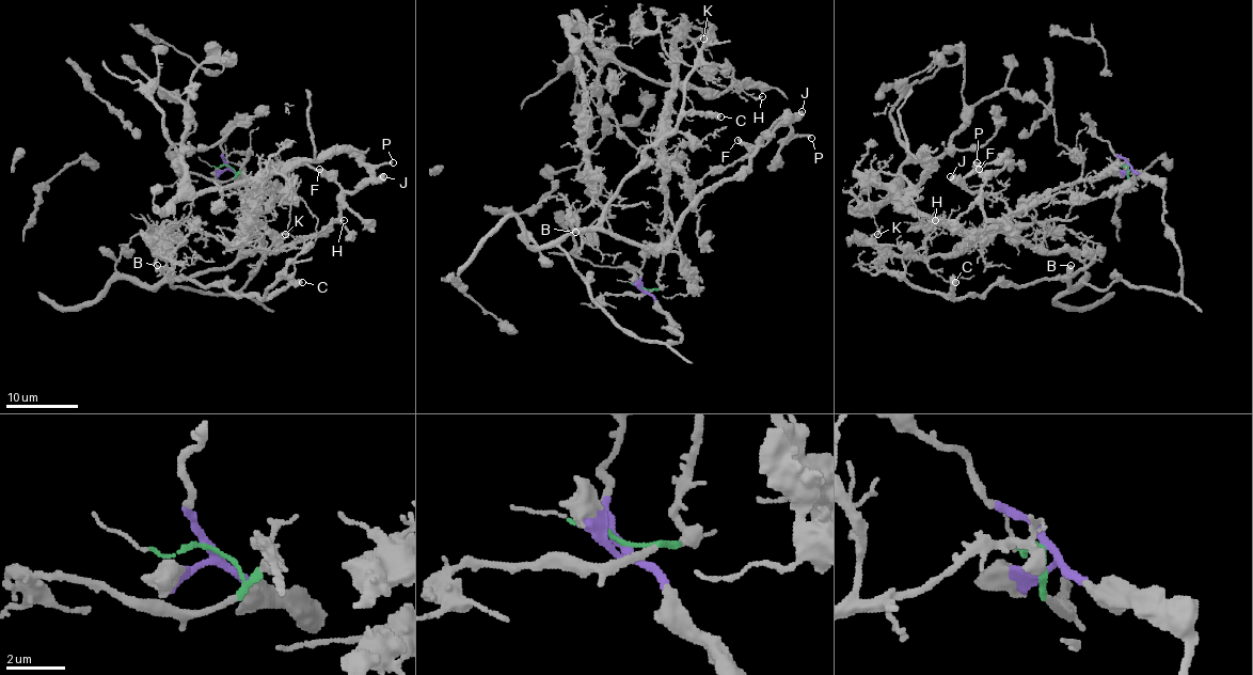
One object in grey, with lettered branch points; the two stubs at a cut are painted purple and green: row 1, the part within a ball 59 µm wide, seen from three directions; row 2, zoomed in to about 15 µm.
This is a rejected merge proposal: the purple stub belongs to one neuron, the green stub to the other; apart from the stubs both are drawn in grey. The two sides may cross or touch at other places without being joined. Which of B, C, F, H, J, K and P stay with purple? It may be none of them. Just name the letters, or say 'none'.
B, C, F, J, P

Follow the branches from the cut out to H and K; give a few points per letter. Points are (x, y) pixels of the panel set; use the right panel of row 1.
H: (1127, 166), (1048, 189), (979, 231), (932, 225), (874, 176), (901, 176), (924, 232), (935, 219)
K: (1127, 166), (1127, 172), (1113, 166), (1061, 184), (979, 231), (916, 216), (877, 172), (869, 185), (877, 234)

